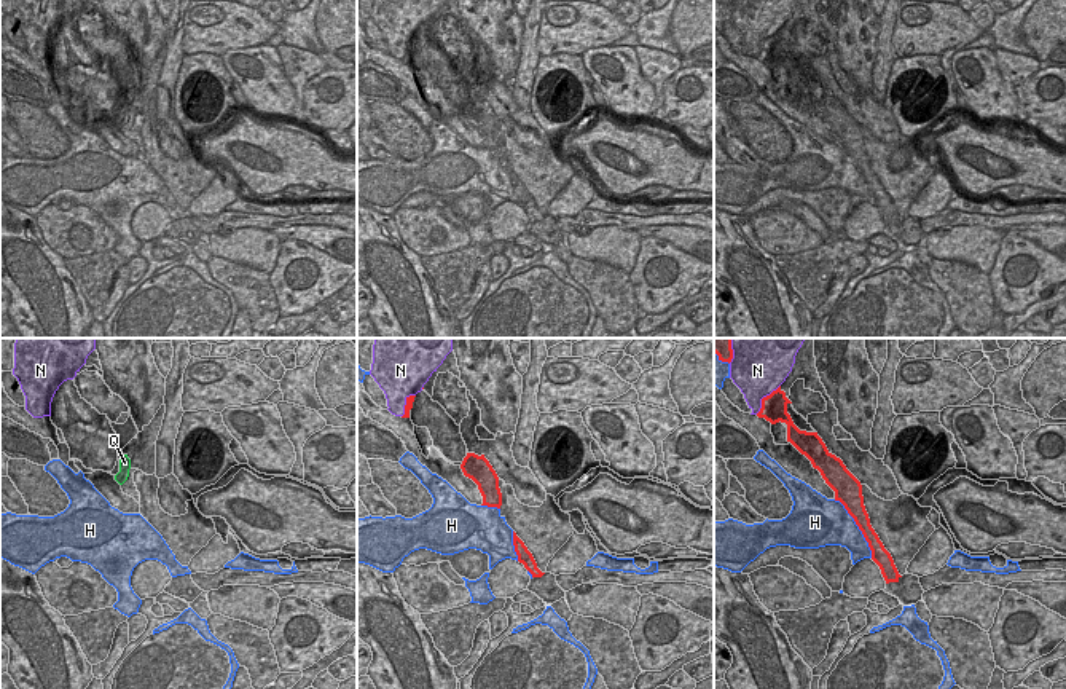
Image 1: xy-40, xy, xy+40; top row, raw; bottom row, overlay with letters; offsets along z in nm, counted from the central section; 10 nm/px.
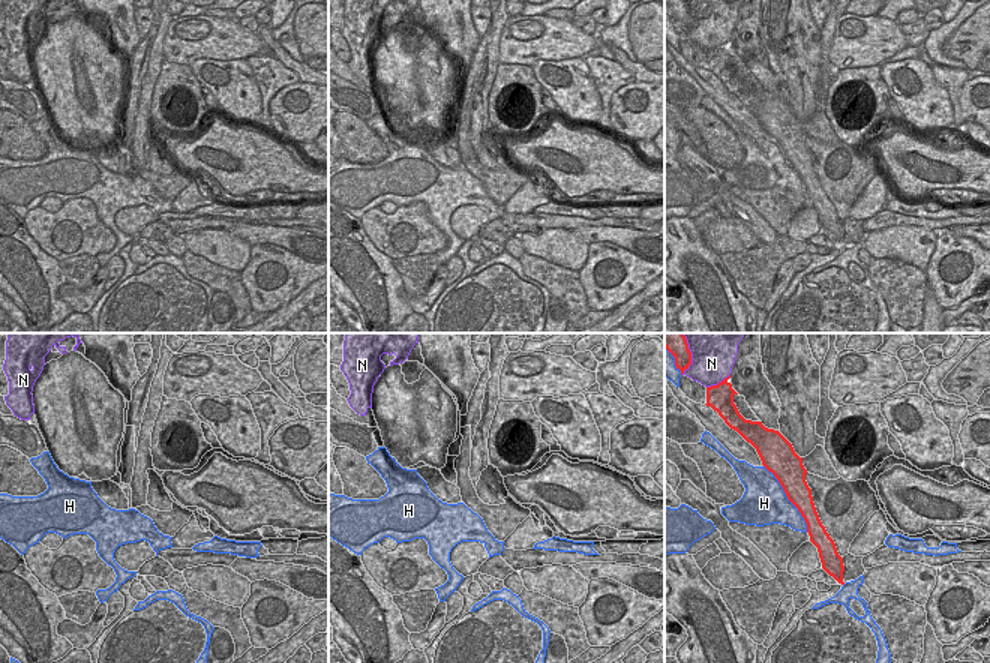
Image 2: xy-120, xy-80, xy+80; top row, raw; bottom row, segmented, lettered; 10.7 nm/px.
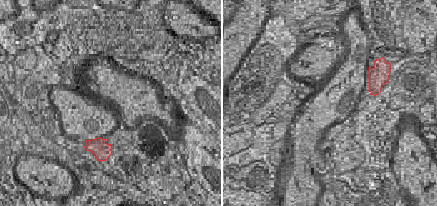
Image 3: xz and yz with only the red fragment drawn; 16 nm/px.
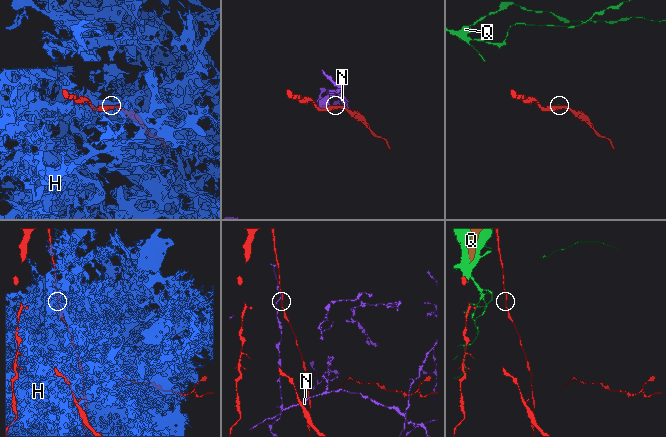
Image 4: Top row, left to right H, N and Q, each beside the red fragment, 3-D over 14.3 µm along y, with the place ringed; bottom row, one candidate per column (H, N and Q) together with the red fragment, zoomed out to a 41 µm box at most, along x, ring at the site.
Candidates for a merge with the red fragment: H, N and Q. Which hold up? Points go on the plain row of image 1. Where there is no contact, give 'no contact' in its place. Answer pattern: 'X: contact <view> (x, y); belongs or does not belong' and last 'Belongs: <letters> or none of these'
H: contact xy+40 (858, 168); does not belong
N: contact xy+40 (764, 40); does not belong
Q: no contact; does not belong
Belongs: none of these

